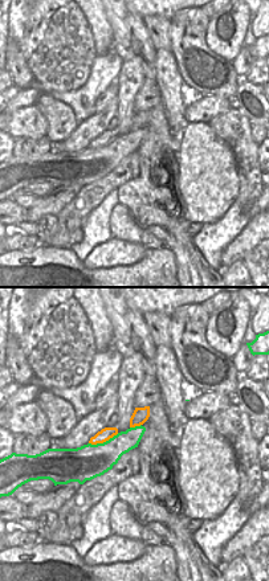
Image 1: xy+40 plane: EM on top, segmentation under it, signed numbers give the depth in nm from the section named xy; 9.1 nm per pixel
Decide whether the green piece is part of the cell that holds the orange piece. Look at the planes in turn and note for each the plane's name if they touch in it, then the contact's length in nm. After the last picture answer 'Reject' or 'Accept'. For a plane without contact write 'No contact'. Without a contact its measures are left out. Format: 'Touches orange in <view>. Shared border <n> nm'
Touches orange in xy+40. Shared border 300 nm.

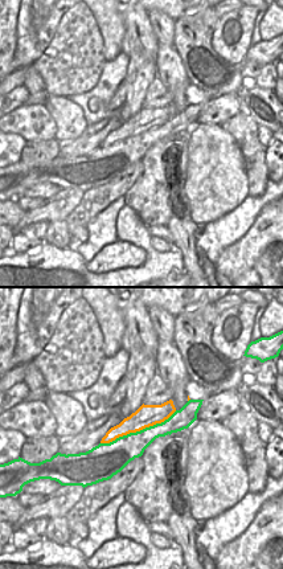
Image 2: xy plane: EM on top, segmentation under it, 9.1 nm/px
Touches orange in xy. Shared border 750 nm.

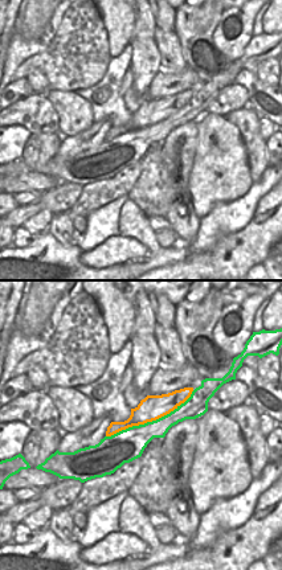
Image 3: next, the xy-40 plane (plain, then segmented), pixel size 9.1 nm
Touches orange in xy-40. Shared border 900 nm.

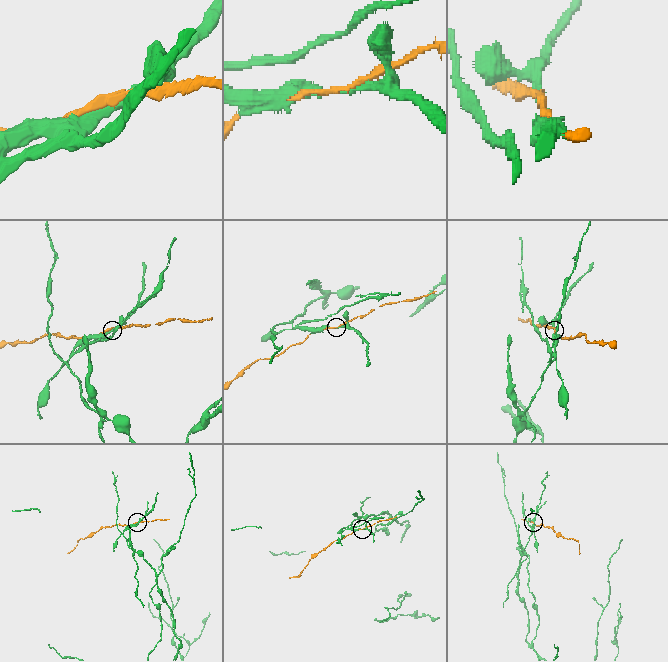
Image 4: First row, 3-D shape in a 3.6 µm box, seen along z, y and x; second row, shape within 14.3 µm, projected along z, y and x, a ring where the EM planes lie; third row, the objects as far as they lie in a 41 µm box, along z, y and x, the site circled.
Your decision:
Reject.

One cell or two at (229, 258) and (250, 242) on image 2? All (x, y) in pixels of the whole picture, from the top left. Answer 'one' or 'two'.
one

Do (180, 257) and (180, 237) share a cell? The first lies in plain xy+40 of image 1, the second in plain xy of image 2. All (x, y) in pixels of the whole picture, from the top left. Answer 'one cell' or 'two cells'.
one cell

